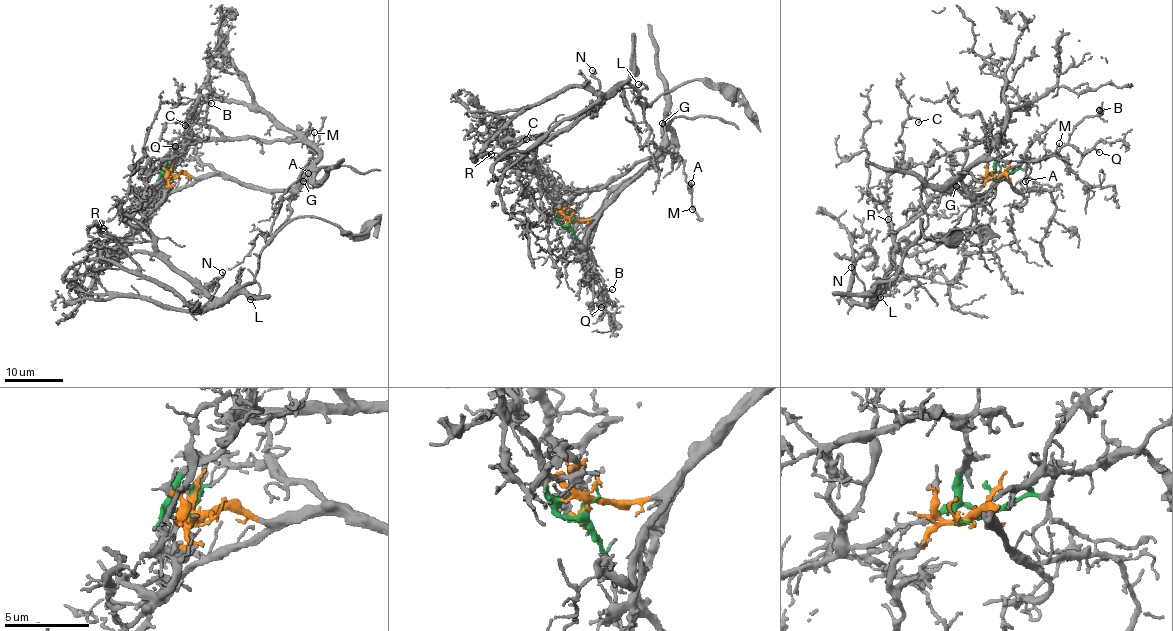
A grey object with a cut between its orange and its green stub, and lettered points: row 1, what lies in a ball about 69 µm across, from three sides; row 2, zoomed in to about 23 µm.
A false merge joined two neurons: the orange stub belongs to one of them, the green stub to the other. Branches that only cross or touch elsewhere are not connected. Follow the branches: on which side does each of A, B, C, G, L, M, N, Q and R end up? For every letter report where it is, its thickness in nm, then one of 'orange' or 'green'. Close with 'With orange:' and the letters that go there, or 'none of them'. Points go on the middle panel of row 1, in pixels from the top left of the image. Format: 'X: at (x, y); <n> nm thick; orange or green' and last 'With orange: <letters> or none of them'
A: at (691, 183); 110 nm thick; orange
B: at (612, 289); 200 nm thick; orange
C: at (526, 139); 140 nm thick; green
G: at (662, 123); 150 nm thick; orange
L: at (638, 84); 110 nm thick; green
M: at (692, 209); 150 nm thick; orange
N: at (592, 70); 170 nm thick; green
Q: at (601, 307); 180 nm thick; orange
R: at (491, 154); 140 nm thick; green
With orange: A, B, G, M, Q

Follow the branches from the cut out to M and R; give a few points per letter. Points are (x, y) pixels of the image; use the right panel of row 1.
M: (1001, 174), (1009, 179), (997, 179), (977, 198), (995, 188), (1004, 160), (1052, 157), (1059, 142)
R: (1000, 174), (977, 178), (967, 185), (959, 185), (943, 192), (894, 235), (887, 235), (888, 219)

